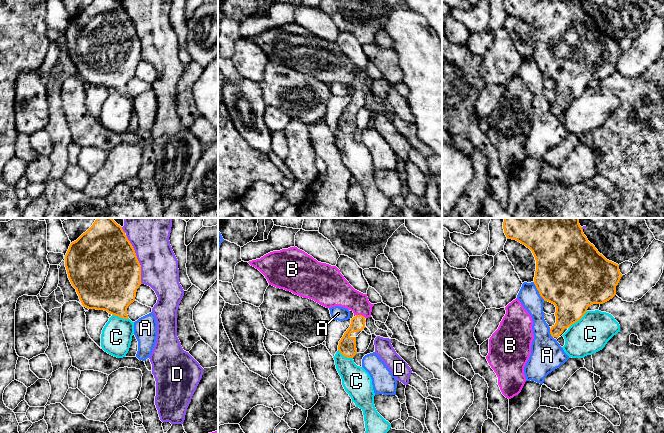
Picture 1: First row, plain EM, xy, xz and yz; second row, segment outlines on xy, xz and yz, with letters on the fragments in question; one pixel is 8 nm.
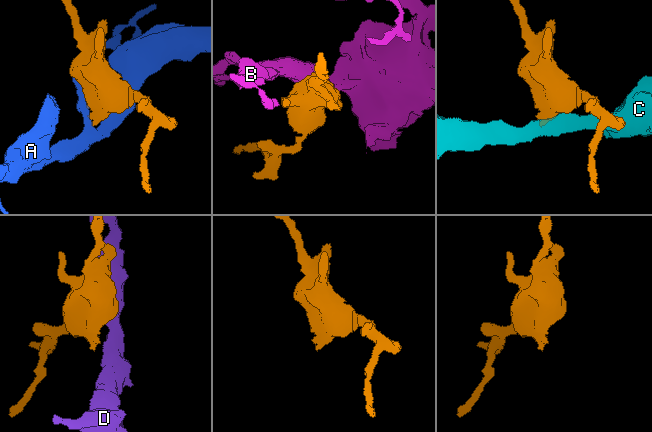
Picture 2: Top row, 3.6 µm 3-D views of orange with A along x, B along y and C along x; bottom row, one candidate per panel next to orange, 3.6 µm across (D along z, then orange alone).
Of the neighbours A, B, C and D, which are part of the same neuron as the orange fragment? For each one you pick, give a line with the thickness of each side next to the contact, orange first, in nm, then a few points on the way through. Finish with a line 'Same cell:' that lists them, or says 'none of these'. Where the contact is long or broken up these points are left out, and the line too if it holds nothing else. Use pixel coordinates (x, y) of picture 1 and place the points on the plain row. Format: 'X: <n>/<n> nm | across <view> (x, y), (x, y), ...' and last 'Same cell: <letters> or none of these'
B: 120/220 nm | across xz (348, 119), (347, 109), (361, 91), (340, 69)
Same cell: B

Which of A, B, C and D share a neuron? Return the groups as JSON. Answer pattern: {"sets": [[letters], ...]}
{"sets": [["A"], ["B"], ["C"], ["D"]]}

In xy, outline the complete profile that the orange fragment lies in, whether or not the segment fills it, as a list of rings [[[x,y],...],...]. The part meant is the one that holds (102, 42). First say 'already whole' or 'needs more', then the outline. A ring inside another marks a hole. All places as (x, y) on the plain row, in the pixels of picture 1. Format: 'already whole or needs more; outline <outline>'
already whole; outline [[[93,0],[70,20],[65,31],[65,43],[84,83],[129,95],[127,84],[135,77],[137,65],[142,60],[141,41],[120,1]]]

